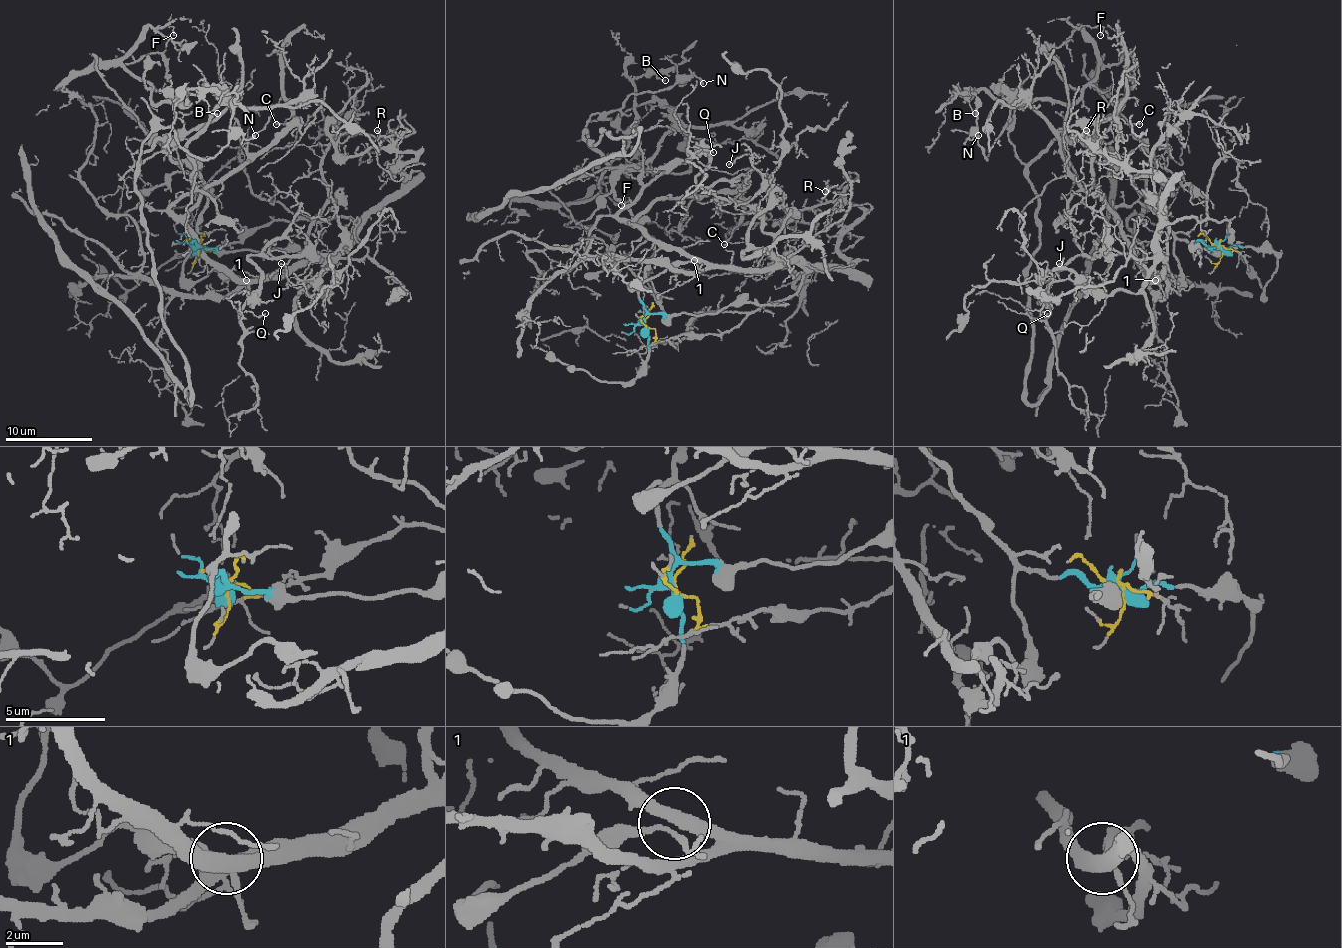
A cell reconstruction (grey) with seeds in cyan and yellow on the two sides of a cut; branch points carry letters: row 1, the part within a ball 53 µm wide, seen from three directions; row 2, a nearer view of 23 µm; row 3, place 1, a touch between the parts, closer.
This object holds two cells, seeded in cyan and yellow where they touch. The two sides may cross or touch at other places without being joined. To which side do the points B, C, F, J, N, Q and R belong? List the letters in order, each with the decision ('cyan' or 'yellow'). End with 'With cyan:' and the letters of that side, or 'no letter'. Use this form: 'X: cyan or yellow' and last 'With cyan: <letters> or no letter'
B: cyan
C: yellow
F: cyan
J: yellow
N: cyan
Q: yellow
R: yellow
With cyan: B, F, N

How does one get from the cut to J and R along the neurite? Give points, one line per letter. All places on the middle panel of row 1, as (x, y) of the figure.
J: (643, 323), (659, 341), (729, 332), (798, 288), (798, 264), (748, 240), (761, 173), (729, 164)
R: (643, 323), (659, 341), (720, 334), (812, 271), (851, 273), (833, 221), (844, 205), (825, 190)

